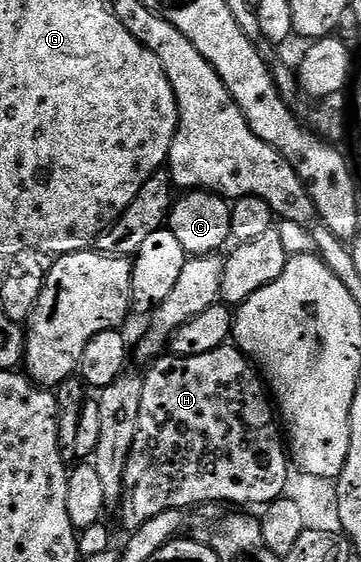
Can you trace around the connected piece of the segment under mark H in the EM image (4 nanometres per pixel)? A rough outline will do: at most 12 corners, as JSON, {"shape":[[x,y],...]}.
{"shape":[[237,346],[142,376],[116,515],[259,504],[292,464]]}

